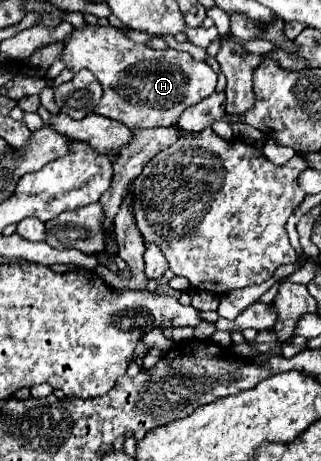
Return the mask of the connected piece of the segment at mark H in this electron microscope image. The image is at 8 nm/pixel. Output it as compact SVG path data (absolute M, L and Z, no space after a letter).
M85 26L83 30L73 30L65 40L61 58L67 68L87 68L101 82L103 98L95 114L119 120L135 130L175 124L189 106L211 96L217 84L217 74L207 62L199 62L191 54L173 48L151 50L145 44L129 40L113 26Z

